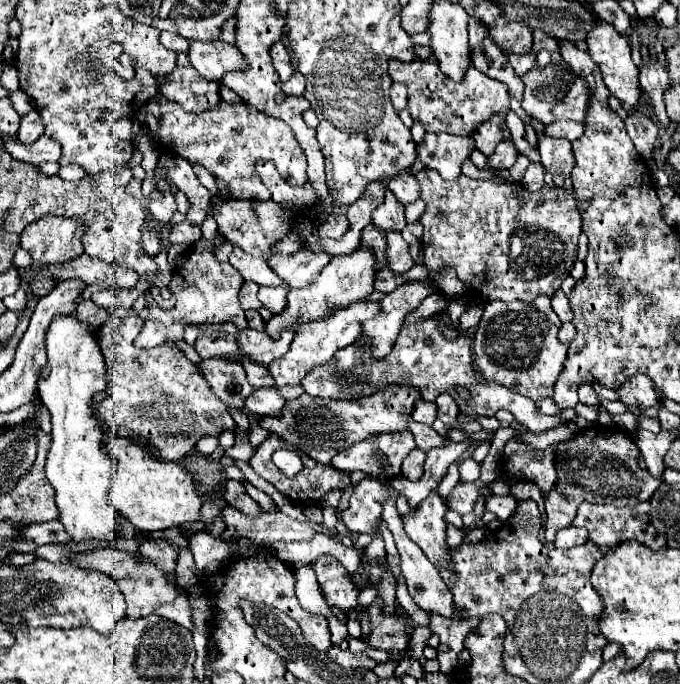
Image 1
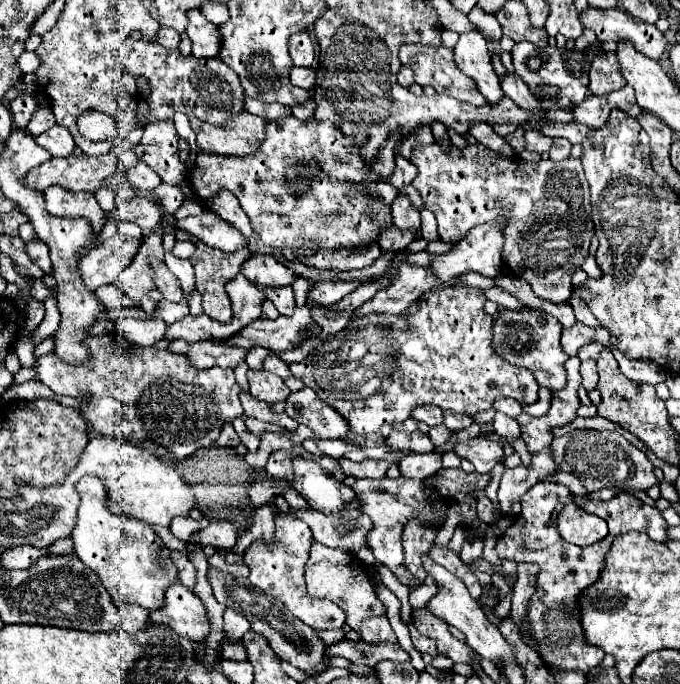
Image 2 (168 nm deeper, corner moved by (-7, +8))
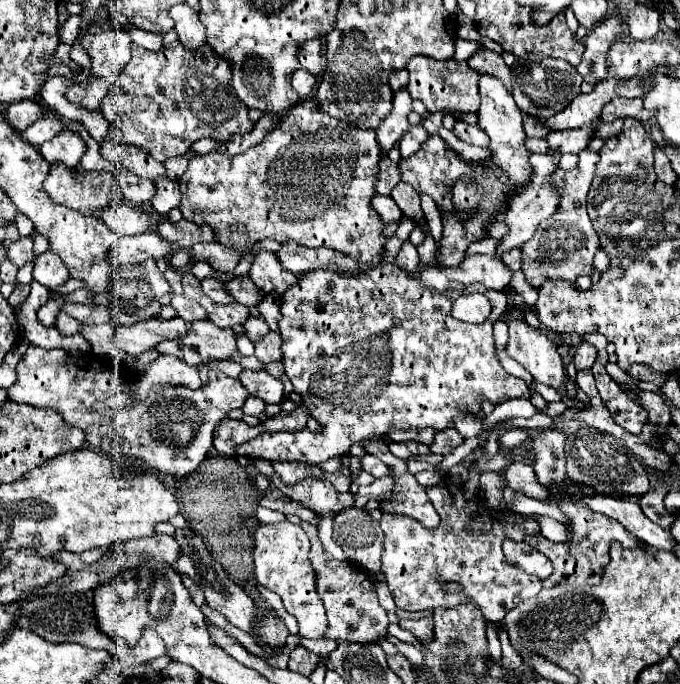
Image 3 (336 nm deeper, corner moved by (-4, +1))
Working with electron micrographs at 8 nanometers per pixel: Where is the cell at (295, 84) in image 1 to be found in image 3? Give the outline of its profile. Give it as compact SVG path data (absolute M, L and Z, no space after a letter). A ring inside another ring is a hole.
M298 69L292 77L292 87L298 91L298 95L302 99L306 99L312 95L312 91L316 87L316 77L312 73L308 73L306 69Z

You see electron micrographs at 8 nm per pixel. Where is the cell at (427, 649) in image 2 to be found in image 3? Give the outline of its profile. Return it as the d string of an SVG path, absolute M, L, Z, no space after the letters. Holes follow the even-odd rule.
M433 617L422 619L402 619L399 625L412 633L418 641L429 641L433 637Z

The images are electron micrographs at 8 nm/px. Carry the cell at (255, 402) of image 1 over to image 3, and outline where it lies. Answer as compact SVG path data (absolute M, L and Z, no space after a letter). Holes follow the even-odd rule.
M244 369L238 375L238 379L250 391L250 395L260 397L264 403L280 403L282 401L284 385L280 379L272 377L266 369L258 369L258 371Z

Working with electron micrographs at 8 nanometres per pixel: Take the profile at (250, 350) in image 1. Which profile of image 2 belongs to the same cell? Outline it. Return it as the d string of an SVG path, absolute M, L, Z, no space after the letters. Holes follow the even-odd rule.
M203 340L191 344L189 360L195 368L207 366L221 366L221 368L235 368L239 362L247 358L249 350L239 346L229 346L225 340Z

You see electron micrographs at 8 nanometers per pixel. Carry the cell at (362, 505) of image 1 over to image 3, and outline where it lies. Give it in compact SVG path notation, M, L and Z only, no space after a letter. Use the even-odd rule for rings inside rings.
M452 477L426 487L426 491L440 515L438 527L428 529L416 519L392 513L384 513L380 519L380 527L386 535L382 573L398 609L414 613L438 607L450 609L468 599L478 605L486 621L500 621L504 613L514 609L522 599L540 593L542 581L536 575L528 575L510 565L502 551L504 539L524 541L524 537L540 533L540 523L534 521L532 515L524 517L508 509L492 509L490 513L480 503L468 503L462 483ZM446 583L460 583L462 593L448 593Z

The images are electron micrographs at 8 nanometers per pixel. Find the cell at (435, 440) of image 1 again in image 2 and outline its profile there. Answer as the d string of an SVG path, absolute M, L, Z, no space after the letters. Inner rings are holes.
M483 436L469 438L467 442L455 442L453 452L459 458L467 458L479 474L489 474L491 468L497 462L503 462L503 458L505 458L501 444L495 440L483 438Z

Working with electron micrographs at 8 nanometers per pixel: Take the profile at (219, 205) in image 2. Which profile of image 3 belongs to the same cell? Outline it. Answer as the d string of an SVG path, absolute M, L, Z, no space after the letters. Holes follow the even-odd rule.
M270 251L258 253L258 257L252 261L250 277L256 283L256 287L260 287L264 293L274 291L278 295L282 295L284 289L292 287L298 281L294 273L284 271L284 267L276 259L276 255Z

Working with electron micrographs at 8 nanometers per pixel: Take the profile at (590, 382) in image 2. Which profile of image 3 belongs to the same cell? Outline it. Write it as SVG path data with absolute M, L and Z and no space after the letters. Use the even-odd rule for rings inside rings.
M582 339L582 343L576 347L572 359L576 363L576 369L588 369L596 361L596 347L590 345L586 339Z

